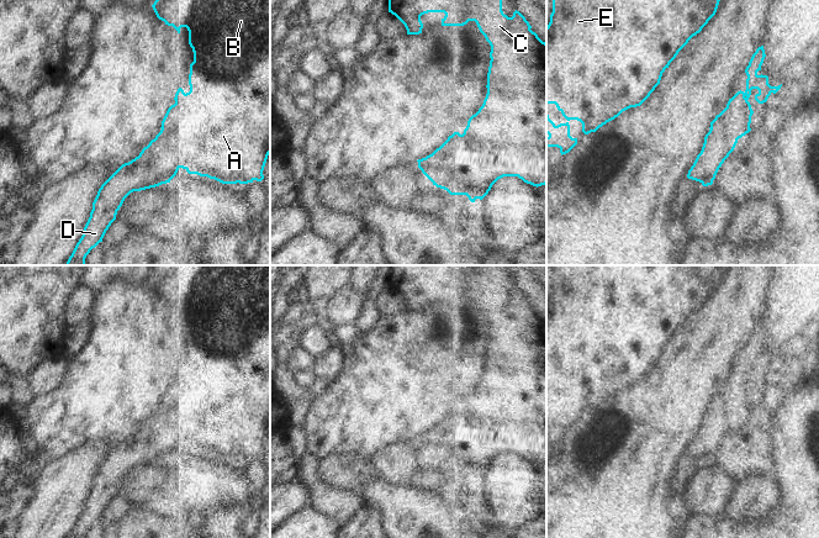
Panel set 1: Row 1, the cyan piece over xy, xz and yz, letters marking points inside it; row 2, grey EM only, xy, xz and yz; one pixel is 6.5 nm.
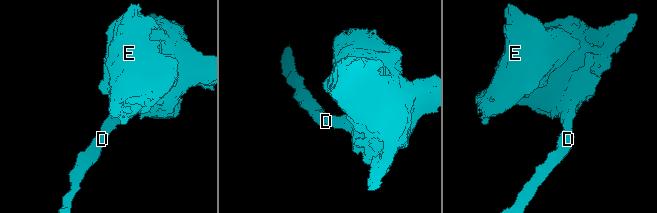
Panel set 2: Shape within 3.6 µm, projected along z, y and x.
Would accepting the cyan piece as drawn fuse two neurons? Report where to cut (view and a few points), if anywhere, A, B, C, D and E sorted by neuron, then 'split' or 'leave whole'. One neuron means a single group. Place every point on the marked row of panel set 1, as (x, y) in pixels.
cut none; groups A B C D E; leave whole

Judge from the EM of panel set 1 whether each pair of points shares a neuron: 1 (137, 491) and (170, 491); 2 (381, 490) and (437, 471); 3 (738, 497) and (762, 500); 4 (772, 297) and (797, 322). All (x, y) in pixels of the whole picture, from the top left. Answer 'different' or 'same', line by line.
1: same
2: different
3: same
4: same

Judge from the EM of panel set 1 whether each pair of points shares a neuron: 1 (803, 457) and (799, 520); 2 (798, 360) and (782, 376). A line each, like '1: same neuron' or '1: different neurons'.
1: same neuron
2: same neuron

